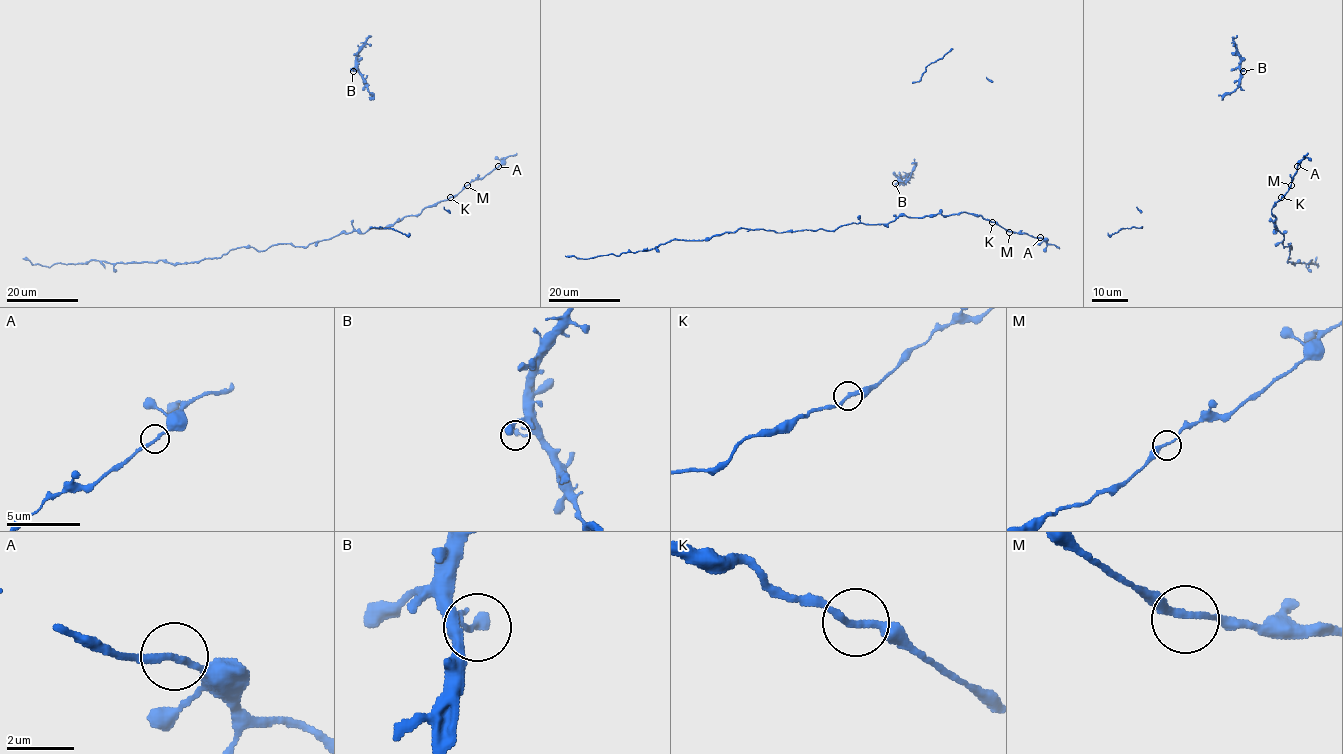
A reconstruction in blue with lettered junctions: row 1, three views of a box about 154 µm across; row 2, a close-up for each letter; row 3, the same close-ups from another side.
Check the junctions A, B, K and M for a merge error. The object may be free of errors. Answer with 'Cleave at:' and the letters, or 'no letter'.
Cleave at: no letter

